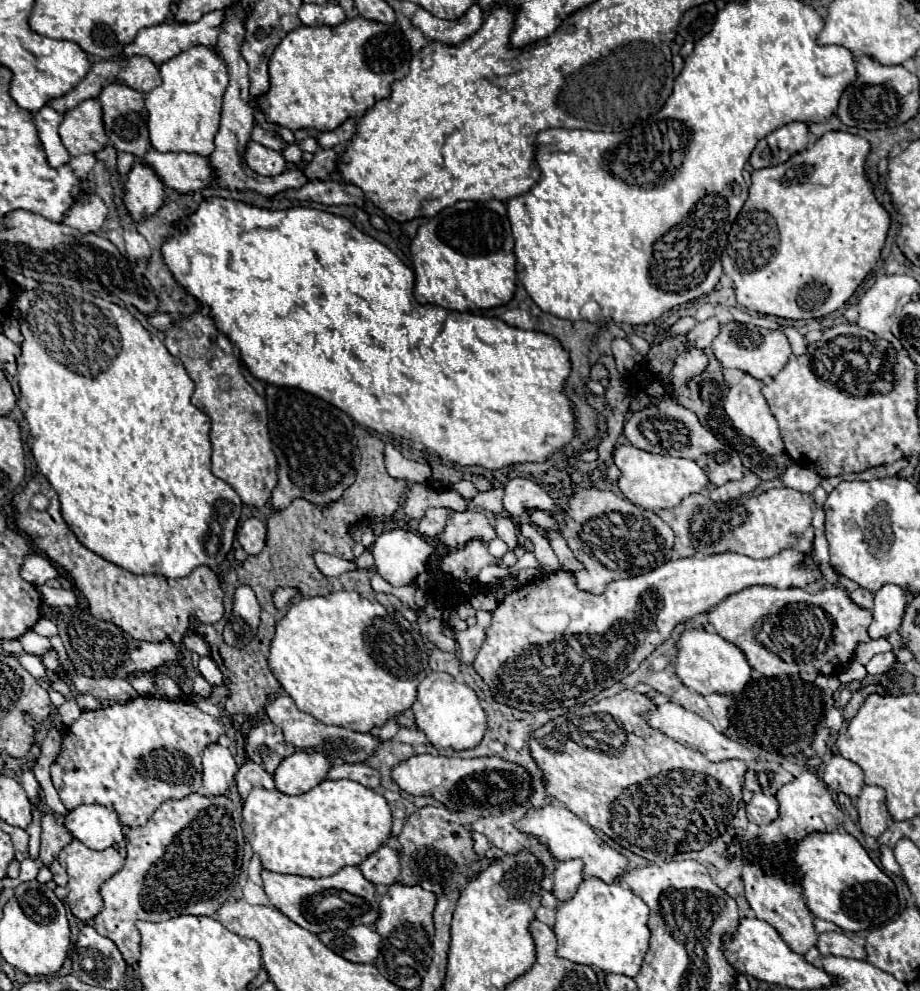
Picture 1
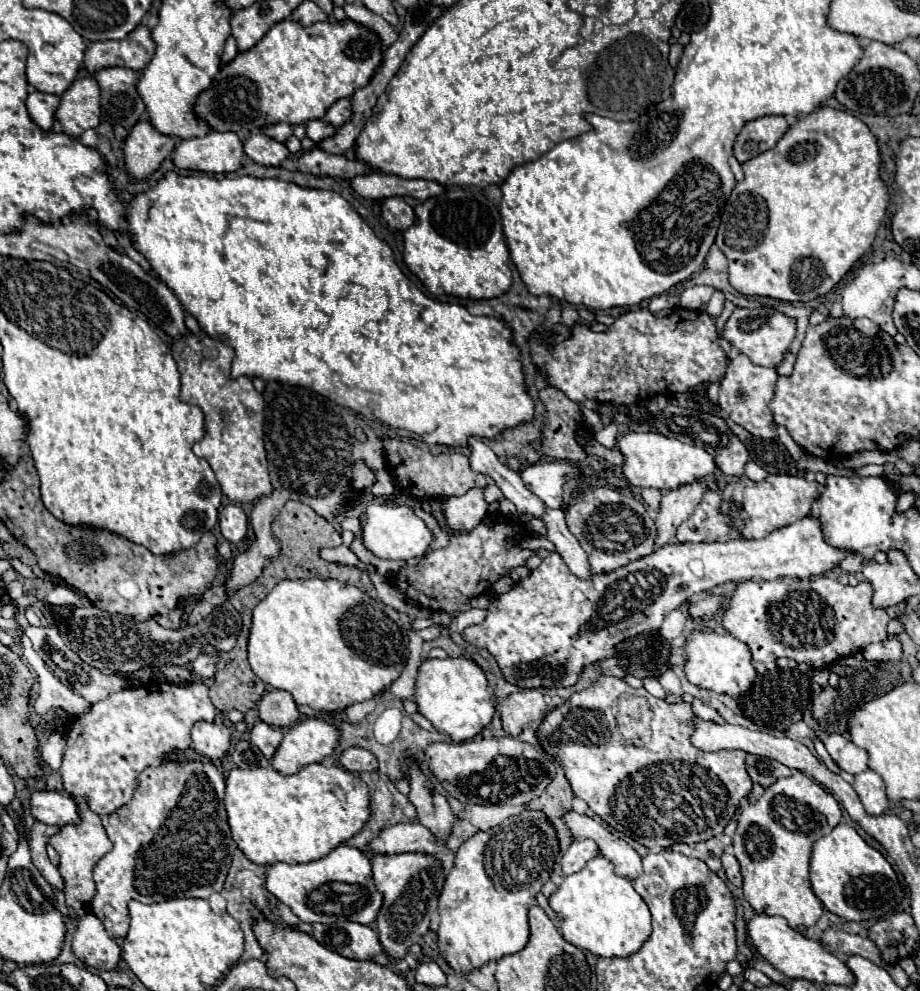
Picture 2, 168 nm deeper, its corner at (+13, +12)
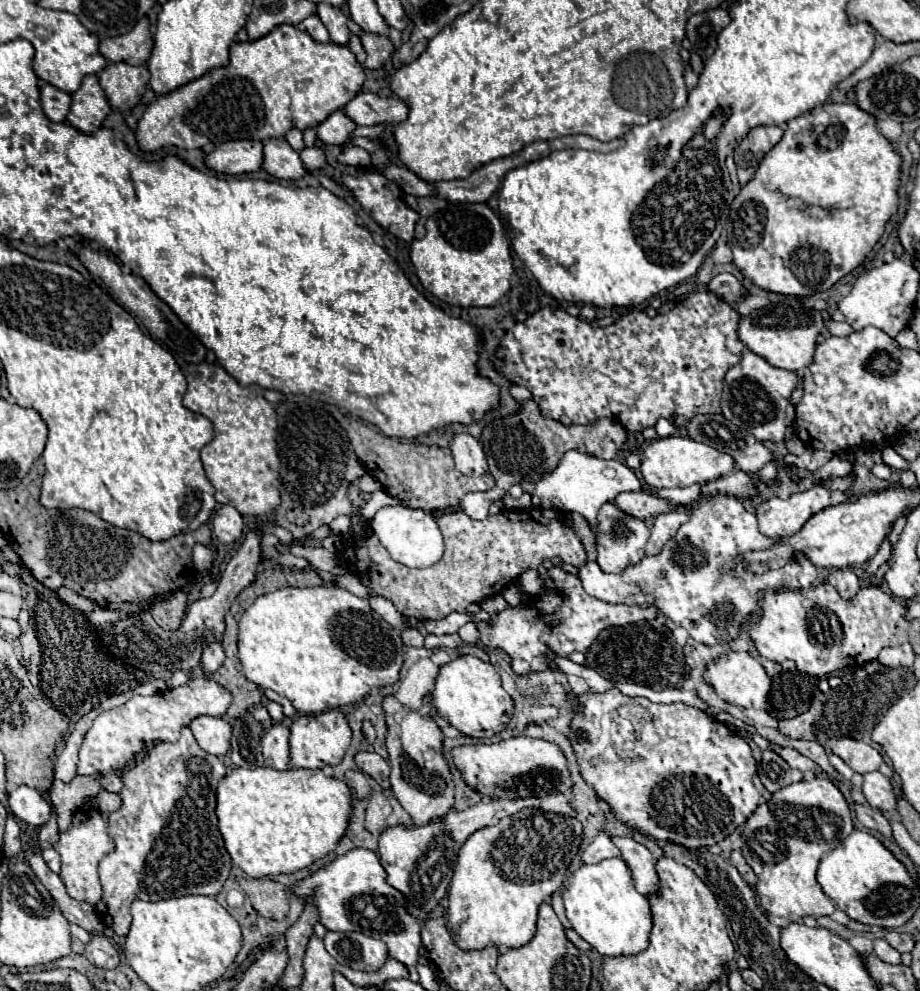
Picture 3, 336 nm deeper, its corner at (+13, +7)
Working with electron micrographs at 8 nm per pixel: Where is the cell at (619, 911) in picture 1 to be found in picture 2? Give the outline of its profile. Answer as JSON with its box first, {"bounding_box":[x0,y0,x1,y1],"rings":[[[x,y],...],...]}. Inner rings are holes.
{"bounding_box":[548,856,650,958],"rings":[[[602,856],[590,860],[574,876],[566,876],[548,900],[560,922],[562,938],[600,958],[626,958],[650,936],[650,910],[646,902],[628,878],[614,874],[614,866]]]}

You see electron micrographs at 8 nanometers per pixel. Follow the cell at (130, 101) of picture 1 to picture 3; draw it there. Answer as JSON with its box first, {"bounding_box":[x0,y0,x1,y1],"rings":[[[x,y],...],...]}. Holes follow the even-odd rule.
{"bounding_box":[98,63,150,111],"rings":[[[108,63],[106,69],[98,75],[108,101],[118,111],[132,111],[142,99],[150,73],[146,65],[132,67],[128,63]]]}

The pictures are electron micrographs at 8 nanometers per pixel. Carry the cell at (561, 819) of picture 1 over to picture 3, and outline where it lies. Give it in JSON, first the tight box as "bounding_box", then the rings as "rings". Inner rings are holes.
{"bounding_box":[614,837,660,895],"rings":[[[614,837],[614,843],[622,851],[622,859],[628,863],[628,867],[632,871],[636,889],[642,895],[656,895],[658,887],[660,887],[660,879],[658,879],[658,873],[654,867],[656,859],[652,857],[652,853],[630,837]]]}

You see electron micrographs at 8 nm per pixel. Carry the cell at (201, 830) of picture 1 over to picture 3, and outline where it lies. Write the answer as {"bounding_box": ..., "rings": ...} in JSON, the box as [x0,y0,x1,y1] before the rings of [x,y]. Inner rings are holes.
{"bounding_box":[98,727,232,937],"rings":[[[182,727],[182,735],[176,743],[160,741],[152,749],[148,749],[146,757],[138,761],[134,767],[124,769],[122,773],[122,791],[118,793],[122,799],[120,809],[108,815],[110,835],[114,839],[116,849],[108,853],[98,867],[100,883],[104,887],[102,909],[98,911],[100,919],[120,937],[124,937],[130,929],[130,905],[134,899],[144,901],[162,901],[166,897],[182,897],[182,895],[208,895],[214,897],[222,891],[224,881],[228,879],[232,861],[226,853],[222,835],[218,833],[216,819],[216,785],[226,775],[226,765],[222,757],[206,753],[194,739],[190,727]]]}

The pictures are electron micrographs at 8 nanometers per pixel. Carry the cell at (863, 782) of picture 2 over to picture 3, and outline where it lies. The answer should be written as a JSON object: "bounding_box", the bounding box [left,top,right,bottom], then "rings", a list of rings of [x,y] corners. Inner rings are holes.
{"bounding_box":[862,771,896,811],"rings":[[[872,771],[864,775],[864,785],[862,793],[866,795],[870,807],[880,809],[880,811],[892,811],[896,809],[896,795],[894,787],[888,777],[884,777],[880,771]]]}

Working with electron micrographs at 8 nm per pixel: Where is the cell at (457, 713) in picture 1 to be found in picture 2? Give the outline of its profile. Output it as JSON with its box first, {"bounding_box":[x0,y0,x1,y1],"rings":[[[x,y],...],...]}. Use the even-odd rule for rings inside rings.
{"bounding_box":[414,656,494,742],"rings":[[[464,656],[446,660],[426,658],[416,674],[414,702],[418,704],[418,712],[428,718],[438,732],[448,734],[452,742],[474,738],[484,726],[490,724],[494,714],[494,694],[486,684],[484,672]]]}

